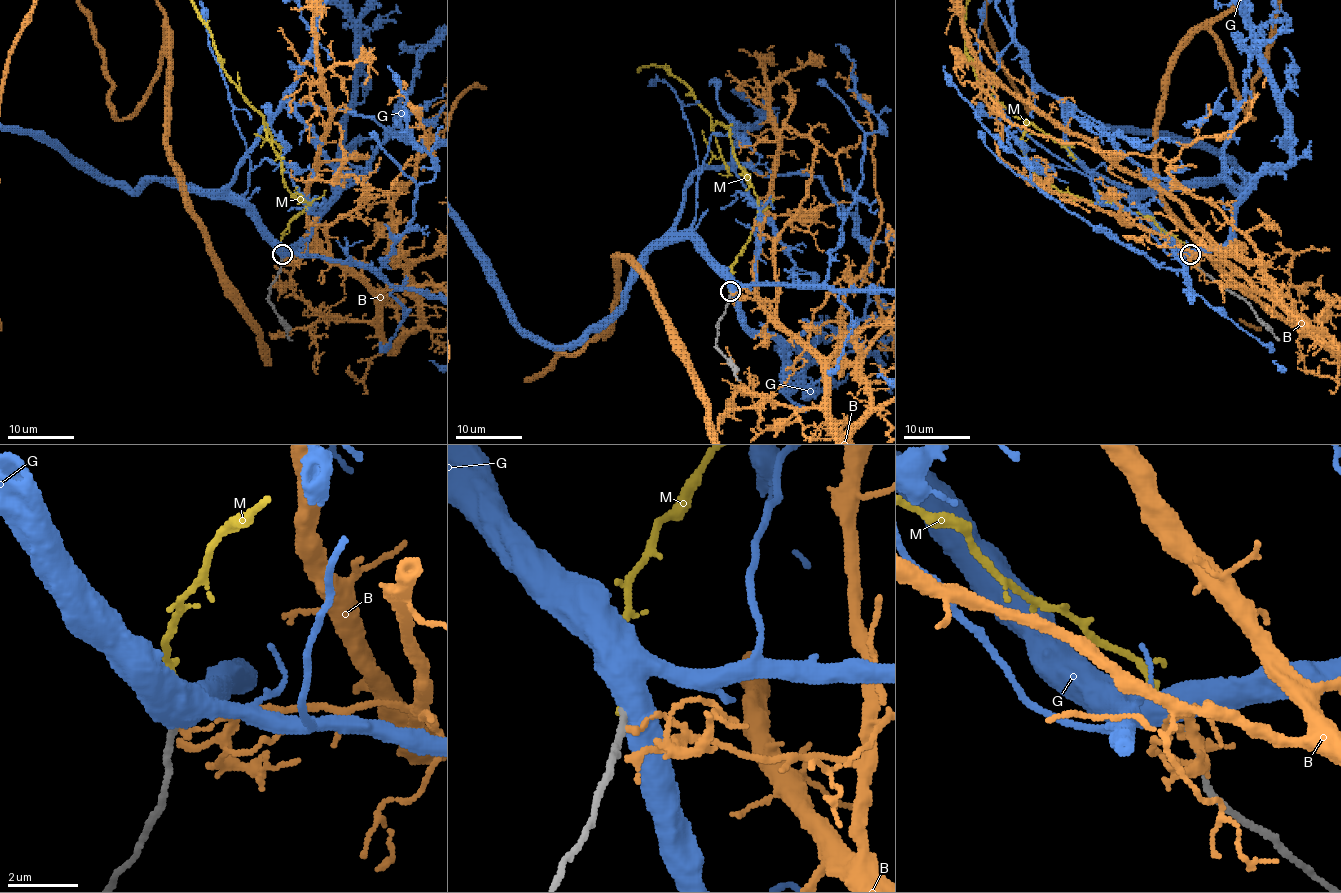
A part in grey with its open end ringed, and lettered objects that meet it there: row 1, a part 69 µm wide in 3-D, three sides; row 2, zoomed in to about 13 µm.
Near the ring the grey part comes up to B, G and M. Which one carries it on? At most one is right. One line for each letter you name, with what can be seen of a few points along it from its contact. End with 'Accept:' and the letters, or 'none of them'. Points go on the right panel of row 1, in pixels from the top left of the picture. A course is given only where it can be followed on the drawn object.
M: course (1191, 255), (1151, 219), (1046, 184), (1021, 145), (1026, 124), (976, 76), (966, 4)
Accept: M

